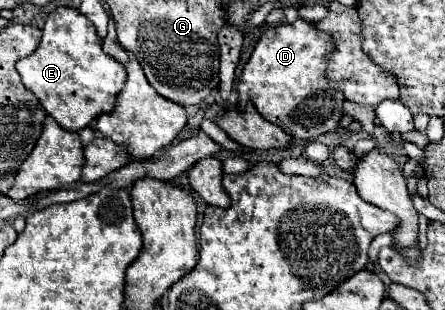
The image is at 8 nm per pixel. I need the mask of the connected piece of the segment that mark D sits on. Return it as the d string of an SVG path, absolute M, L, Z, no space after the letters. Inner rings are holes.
M298 19L292 25L270 27L258 41L250 61L238 79L238 107L254 103L256 111L270 123L276 123L294 139L316 139L338 127L342 117L342 93L326 83L326 55L332 39L316 31L312 23Z

